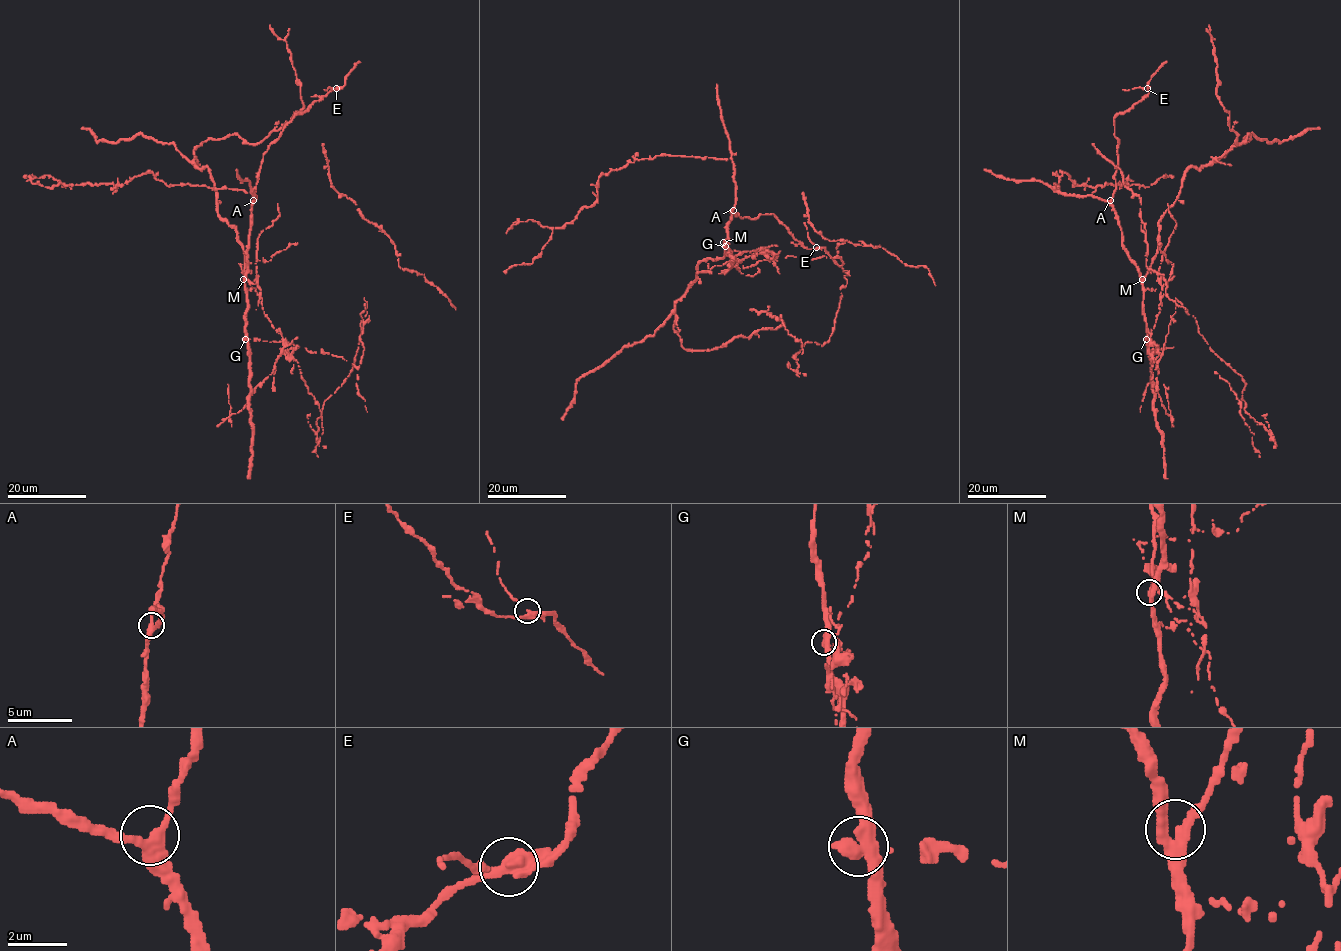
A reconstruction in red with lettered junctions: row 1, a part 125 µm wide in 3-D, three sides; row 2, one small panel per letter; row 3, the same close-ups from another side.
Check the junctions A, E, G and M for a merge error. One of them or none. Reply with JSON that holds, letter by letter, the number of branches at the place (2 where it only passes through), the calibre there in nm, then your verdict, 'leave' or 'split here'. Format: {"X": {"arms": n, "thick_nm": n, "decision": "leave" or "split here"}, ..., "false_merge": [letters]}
{"A": {"arms": 3, "thick_nm": 320, "decision": "leave"}, "E": {"arms": 3, "thick_nm": 360, "decision": "leave"}, "G": {"arms": 3, "thick_nm": 380, "decision": "split here"}, "M": {"arms": 3, "thick_nm": 300, "decision": "leave"}, "false_merge": ["G"]}

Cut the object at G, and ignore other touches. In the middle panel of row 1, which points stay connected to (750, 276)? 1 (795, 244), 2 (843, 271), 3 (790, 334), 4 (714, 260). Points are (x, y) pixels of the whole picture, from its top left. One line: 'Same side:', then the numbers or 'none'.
Same side: 2, 3

